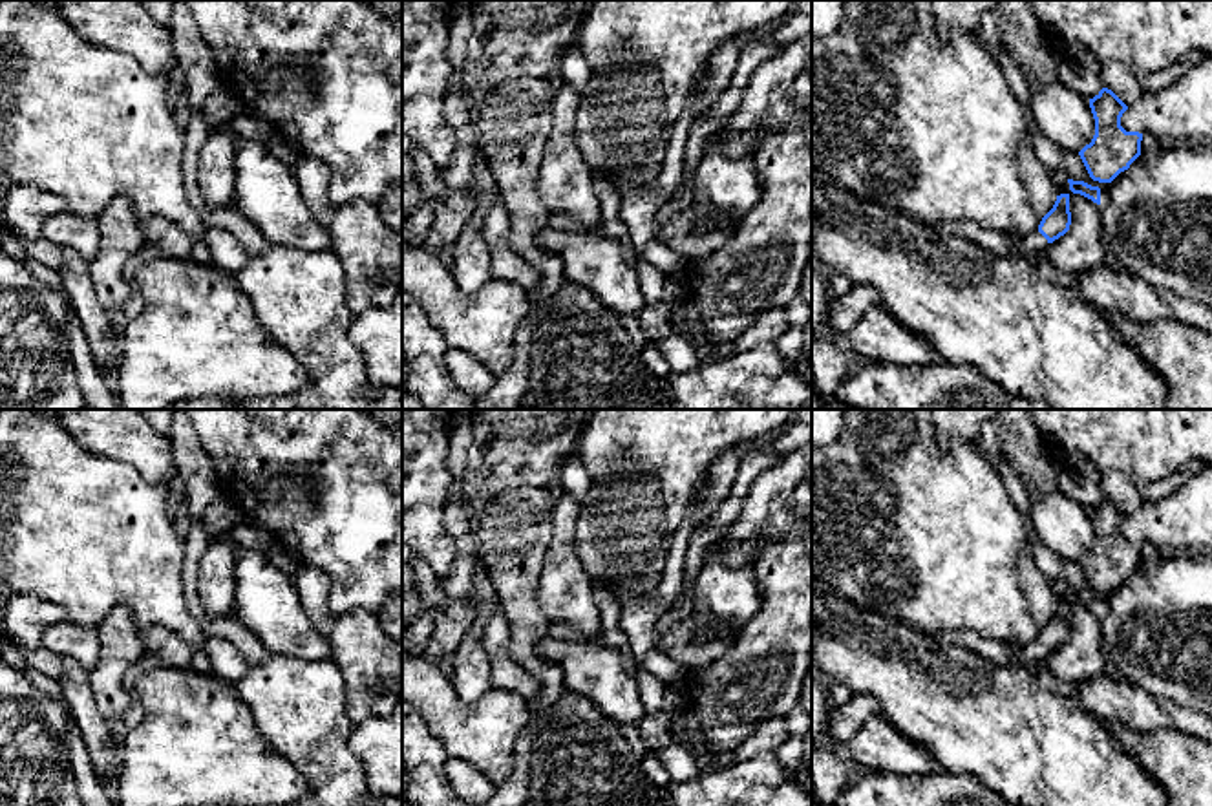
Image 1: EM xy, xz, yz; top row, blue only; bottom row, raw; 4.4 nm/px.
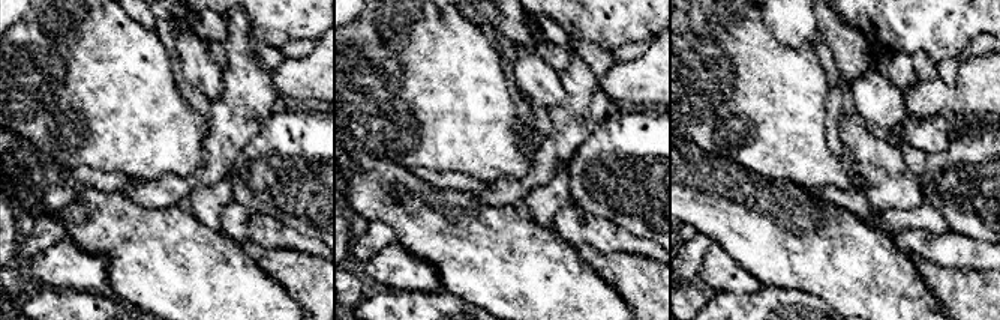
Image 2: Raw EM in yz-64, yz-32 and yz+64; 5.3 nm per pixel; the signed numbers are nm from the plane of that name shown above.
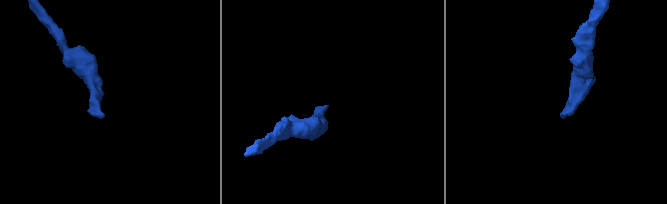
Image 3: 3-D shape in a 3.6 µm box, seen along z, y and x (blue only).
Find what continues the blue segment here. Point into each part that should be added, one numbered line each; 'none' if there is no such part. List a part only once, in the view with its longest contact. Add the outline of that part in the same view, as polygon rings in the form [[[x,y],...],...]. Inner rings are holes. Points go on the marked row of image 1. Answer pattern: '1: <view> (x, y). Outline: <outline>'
1: yz (1028, 245). Outline: [[[1038,230],[1027,234],[1009,234],[1007,256],[1035,260],[1038,254],[1044,254],[1046,247],[1047,239]]]

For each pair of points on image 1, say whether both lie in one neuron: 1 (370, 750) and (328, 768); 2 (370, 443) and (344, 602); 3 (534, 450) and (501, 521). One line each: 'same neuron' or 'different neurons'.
1: different neurons
2: same neuron
3: different neurons

